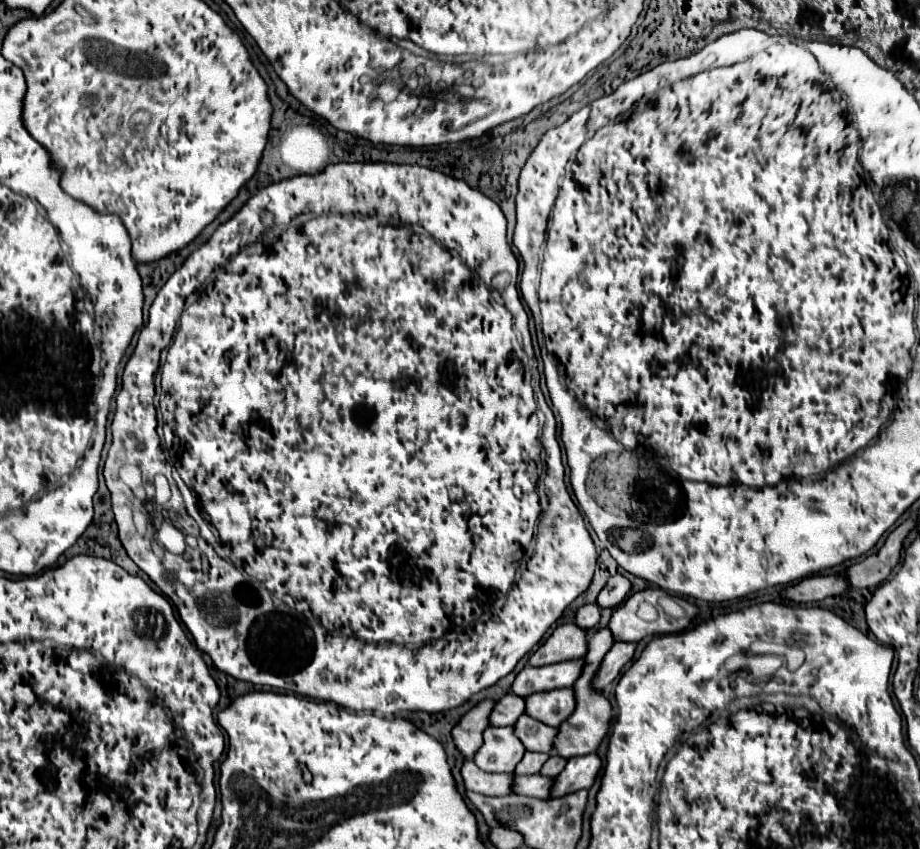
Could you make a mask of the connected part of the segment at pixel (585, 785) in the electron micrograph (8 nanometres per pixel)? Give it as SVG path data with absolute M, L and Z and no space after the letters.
M595 753L569 759L565 769L553 781L549 797L553 799L553 797L563 797L567 793L579 791L579 789L589 789L599 769L601 769L601 759Z

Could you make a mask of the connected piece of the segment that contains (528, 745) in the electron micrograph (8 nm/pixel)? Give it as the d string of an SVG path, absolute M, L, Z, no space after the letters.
M521 715L515 723L515 735L527 751L549 753L549 741L553 741L553 729L549 729L549 725L541 725L539 721Z

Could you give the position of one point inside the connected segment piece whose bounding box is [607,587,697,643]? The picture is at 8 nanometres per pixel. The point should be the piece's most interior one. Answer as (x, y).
(624, 624)

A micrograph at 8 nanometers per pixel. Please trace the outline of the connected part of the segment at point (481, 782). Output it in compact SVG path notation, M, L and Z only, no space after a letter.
M473 761L463 763L461 777L463 777L467 791L475 791L481 795L493 795L493 797L509 795L509 781L513 781L513 775L481 771Z

